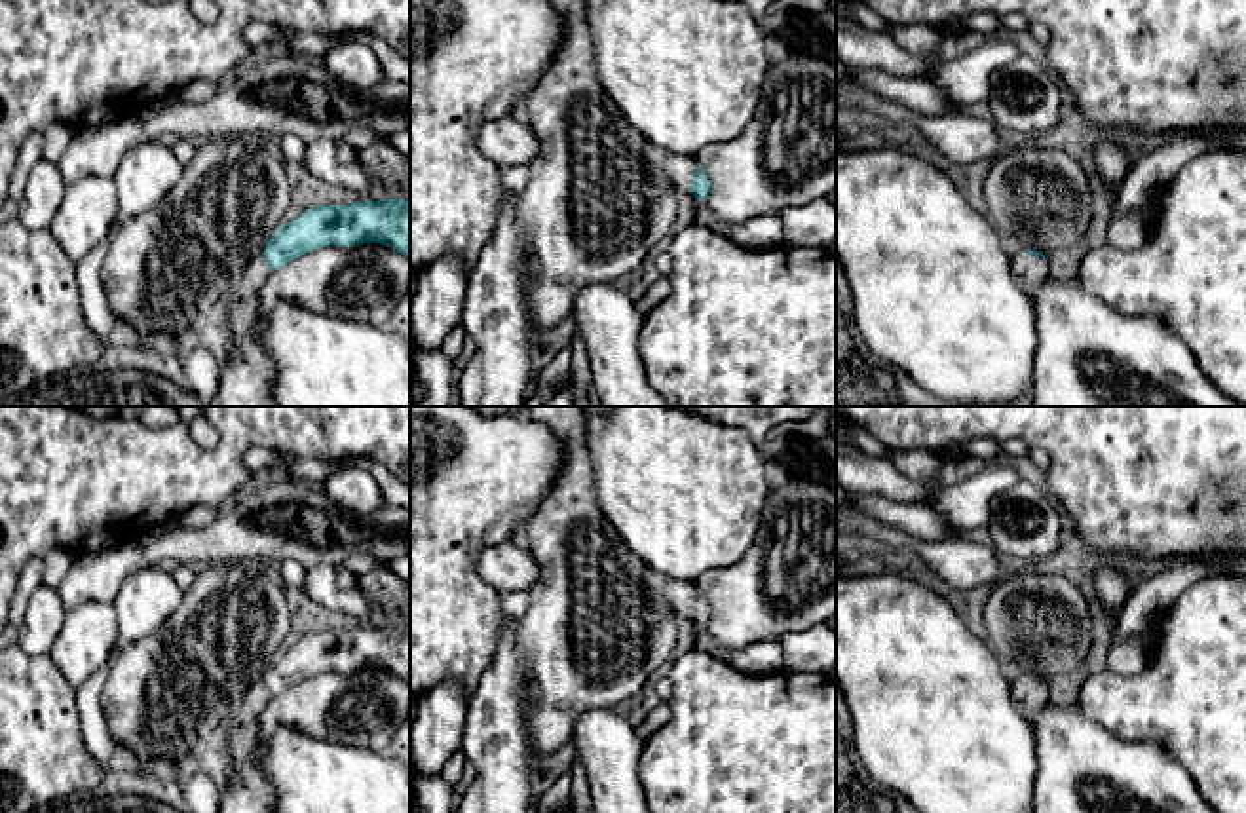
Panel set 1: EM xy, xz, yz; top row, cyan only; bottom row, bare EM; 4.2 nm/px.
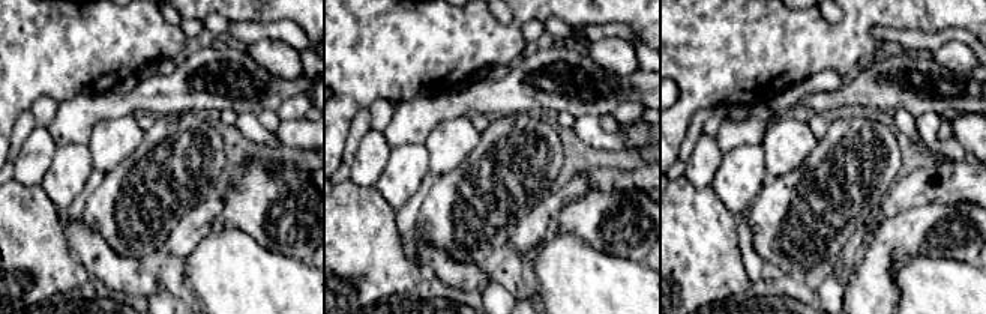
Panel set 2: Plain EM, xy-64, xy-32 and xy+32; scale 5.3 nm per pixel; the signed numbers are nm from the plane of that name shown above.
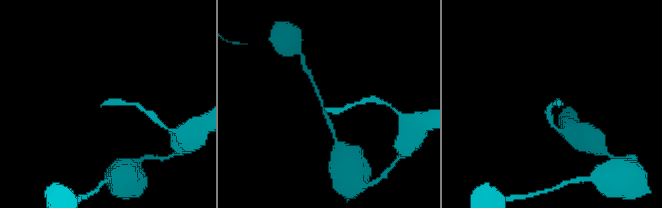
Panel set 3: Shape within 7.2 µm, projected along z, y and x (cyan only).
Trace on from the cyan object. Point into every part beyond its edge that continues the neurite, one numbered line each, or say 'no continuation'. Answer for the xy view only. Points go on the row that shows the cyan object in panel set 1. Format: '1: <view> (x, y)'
1: xy (249, 282)

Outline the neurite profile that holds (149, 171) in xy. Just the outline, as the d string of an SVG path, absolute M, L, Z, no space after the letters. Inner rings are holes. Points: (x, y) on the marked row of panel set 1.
M148 141L131 148L112 175L120 218L129 218L156 207L182 177L184 165L171 146Z

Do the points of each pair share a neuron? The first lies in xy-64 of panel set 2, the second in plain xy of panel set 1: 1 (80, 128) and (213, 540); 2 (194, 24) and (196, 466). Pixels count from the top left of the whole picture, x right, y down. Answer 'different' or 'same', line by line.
1: same
2: different

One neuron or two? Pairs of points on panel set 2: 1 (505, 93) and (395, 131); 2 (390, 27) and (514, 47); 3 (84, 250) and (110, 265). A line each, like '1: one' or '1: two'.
1: one
2: one
3: one

